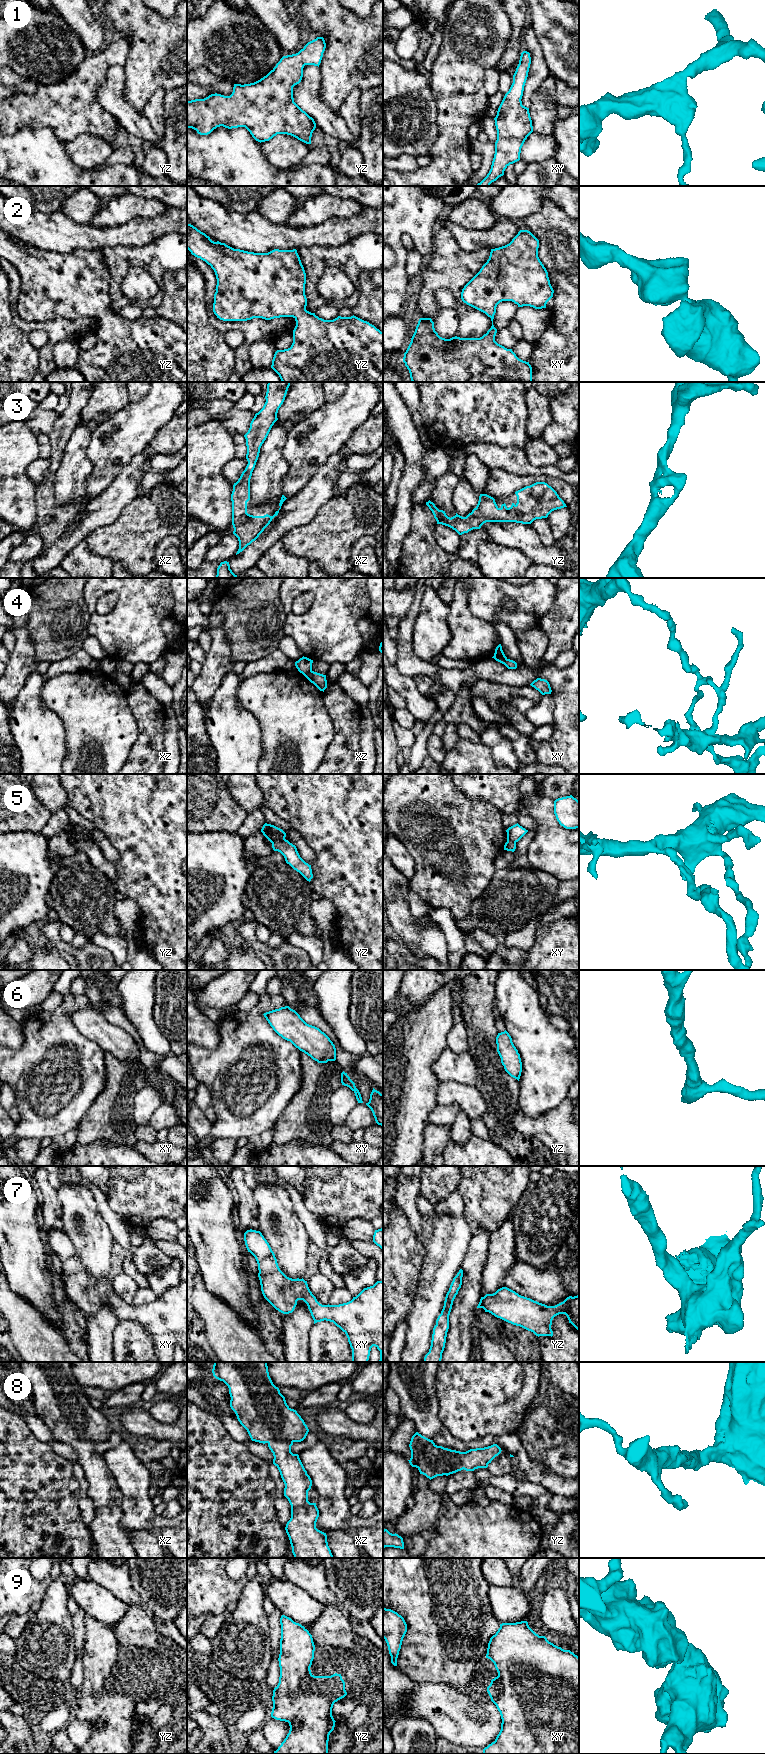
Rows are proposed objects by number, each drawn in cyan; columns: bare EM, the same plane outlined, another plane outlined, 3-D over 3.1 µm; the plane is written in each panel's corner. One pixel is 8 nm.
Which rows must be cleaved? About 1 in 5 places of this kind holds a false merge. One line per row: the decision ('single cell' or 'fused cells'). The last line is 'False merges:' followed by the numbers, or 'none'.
1: single cell
2: single cell
3: single cell
4: fused cells
5: fused cells
6: single cell
7: single cell
8: single cell
9: single cell
False merges: 4, 5

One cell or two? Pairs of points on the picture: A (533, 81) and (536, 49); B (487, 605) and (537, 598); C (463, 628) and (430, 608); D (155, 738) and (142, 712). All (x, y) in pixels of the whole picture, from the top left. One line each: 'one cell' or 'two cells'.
A: one cell
B: one cell
C: two cells
D: one cell

